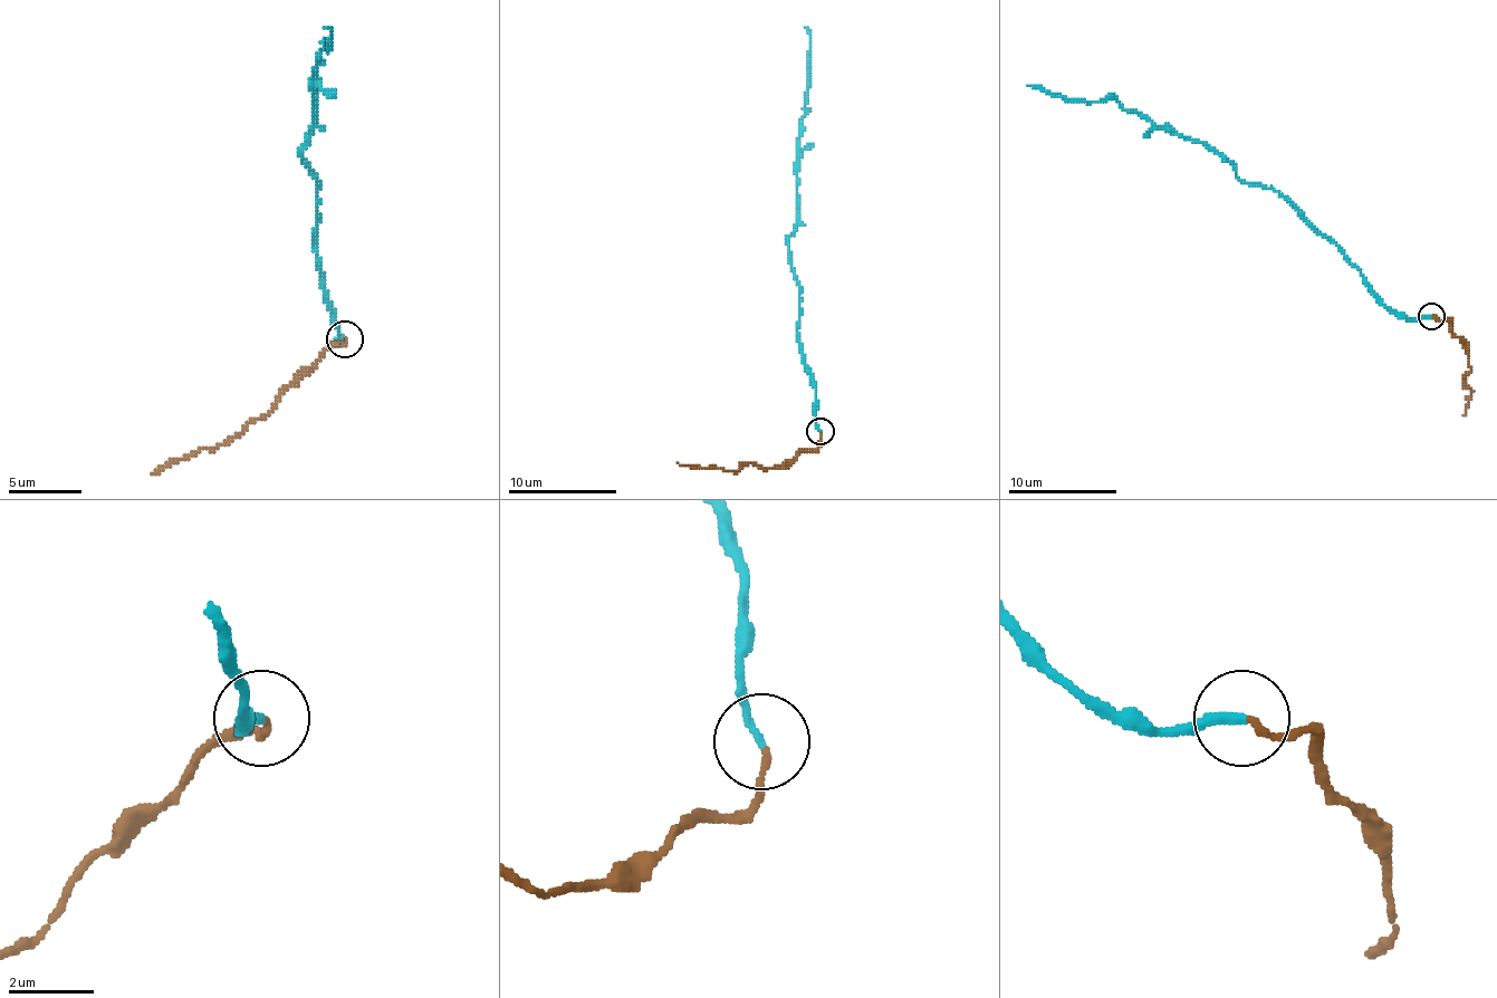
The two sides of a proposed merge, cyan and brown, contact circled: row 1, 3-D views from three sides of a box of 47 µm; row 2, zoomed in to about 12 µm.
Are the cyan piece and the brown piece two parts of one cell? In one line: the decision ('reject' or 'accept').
accept

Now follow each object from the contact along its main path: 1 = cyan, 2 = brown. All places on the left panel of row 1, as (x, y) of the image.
1: (346, 338), (338, 342), (313, 239), (316, 178), (301, 159), (316, 53), (327, 49), (330, 31), (324, 27)
2: (346, 338), (320, 356), (269, 412), (221, 444), (170, 459), (152, 473)

